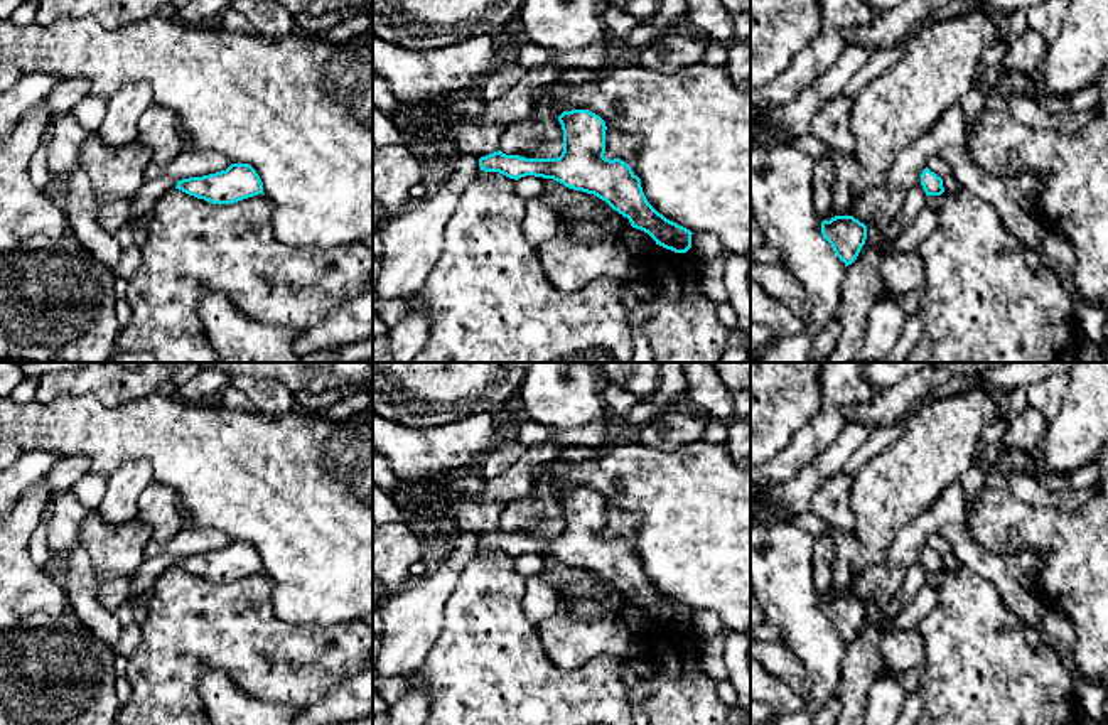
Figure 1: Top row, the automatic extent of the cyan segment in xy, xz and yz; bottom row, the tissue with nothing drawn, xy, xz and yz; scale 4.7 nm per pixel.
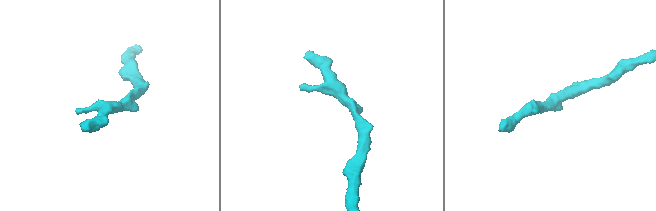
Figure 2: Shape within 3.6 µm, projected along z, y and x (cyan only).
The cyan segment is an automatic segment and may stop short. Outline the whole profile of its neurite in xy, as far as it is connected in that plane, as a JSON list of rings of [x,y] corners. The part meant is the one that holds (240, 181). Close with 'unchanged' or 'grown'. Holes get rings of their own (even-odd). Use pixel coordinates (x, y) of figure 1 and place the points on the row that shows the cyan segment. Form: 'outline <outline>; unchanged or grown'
outline [[[231,164],[216,174],[182,179],[175,189],[212,204],[233,204],[263,194],[263,182],[251,165]]]; unchanged

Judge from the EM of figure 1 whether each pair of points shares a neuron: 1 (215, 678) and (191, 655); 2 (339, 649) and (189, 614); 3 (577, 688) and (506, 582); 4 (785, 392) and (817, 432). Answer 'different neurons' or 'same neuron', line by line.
1: different neurons
2: same neuron
3: same neuron
4: different neurons

